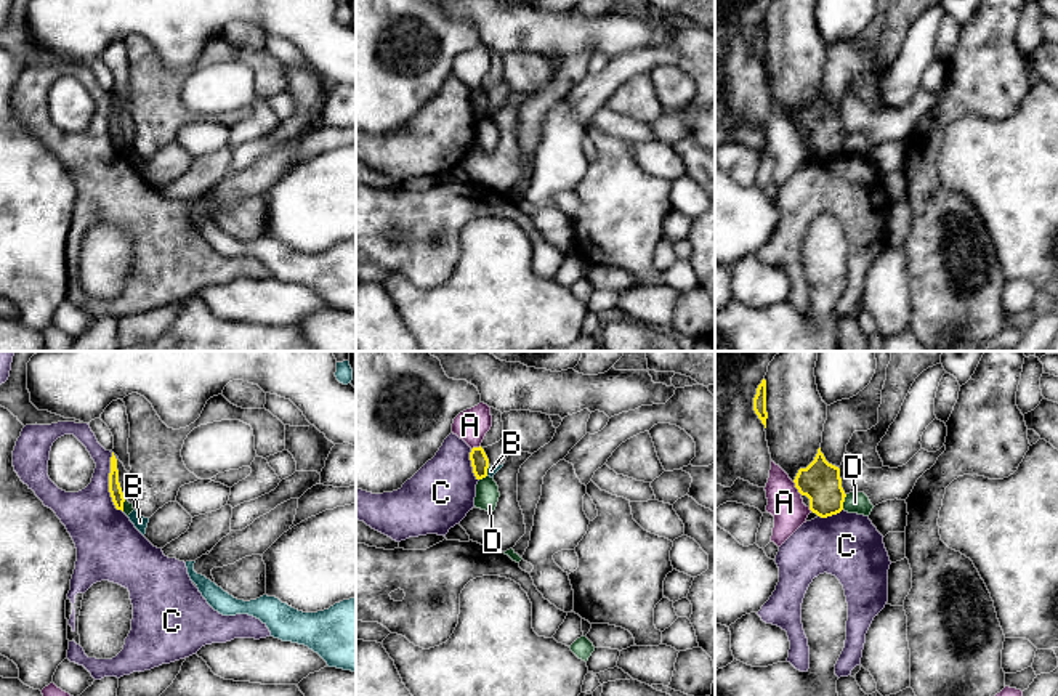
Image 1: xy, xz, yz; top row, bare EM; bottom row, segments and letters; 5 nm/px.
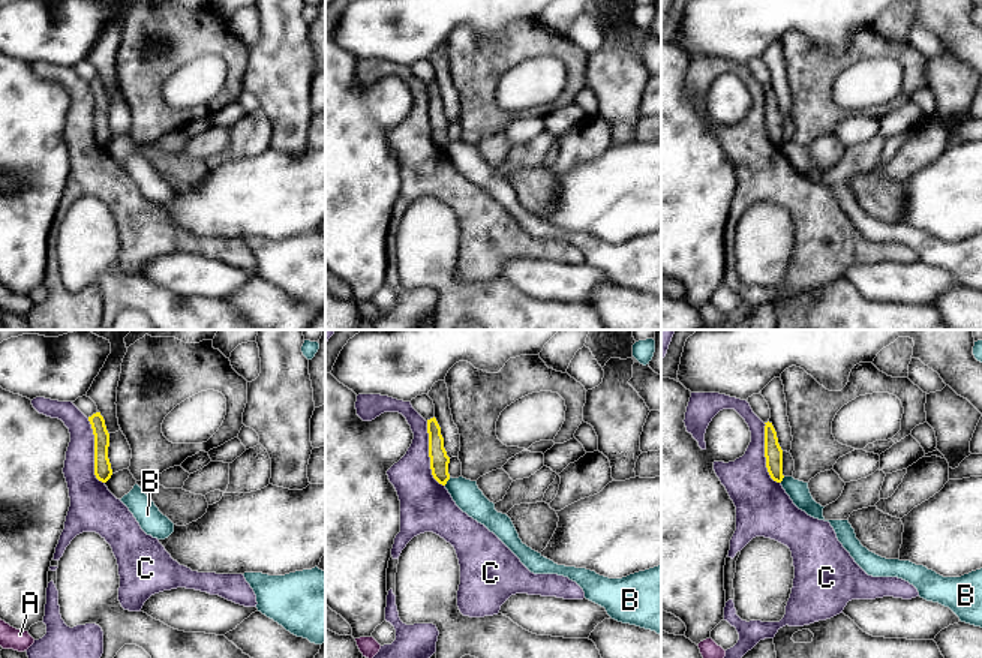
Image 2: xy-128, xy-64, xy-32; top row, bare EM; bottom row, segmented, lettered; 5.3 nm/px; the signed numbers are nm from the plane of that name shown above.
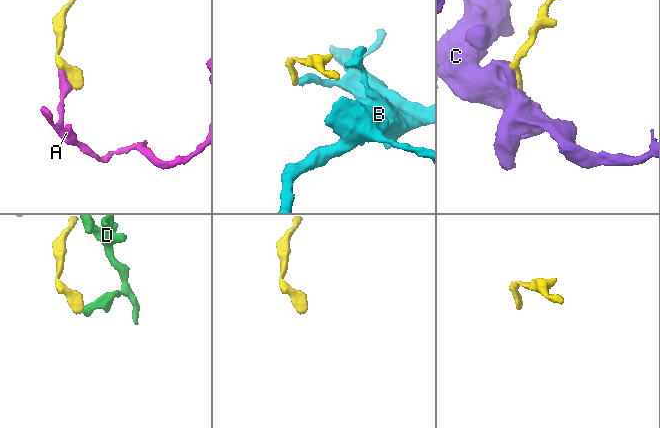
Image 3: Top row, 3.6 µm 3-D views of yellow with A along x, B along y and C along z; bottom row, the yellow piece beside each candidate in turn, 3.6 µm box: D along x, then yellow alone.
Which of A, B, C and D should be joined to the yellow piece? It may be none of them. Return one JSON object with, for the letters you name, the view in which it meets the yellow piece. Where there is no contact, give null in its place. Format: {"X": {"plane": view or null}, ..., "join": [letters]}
{"join": []}

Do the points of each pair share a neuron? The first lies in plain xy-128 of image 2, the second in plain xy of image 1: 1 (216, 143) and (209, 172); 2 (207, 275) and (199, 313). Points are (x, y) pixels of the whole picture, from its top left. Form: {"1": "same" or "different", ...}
{"1": "same", "2": "different"}

